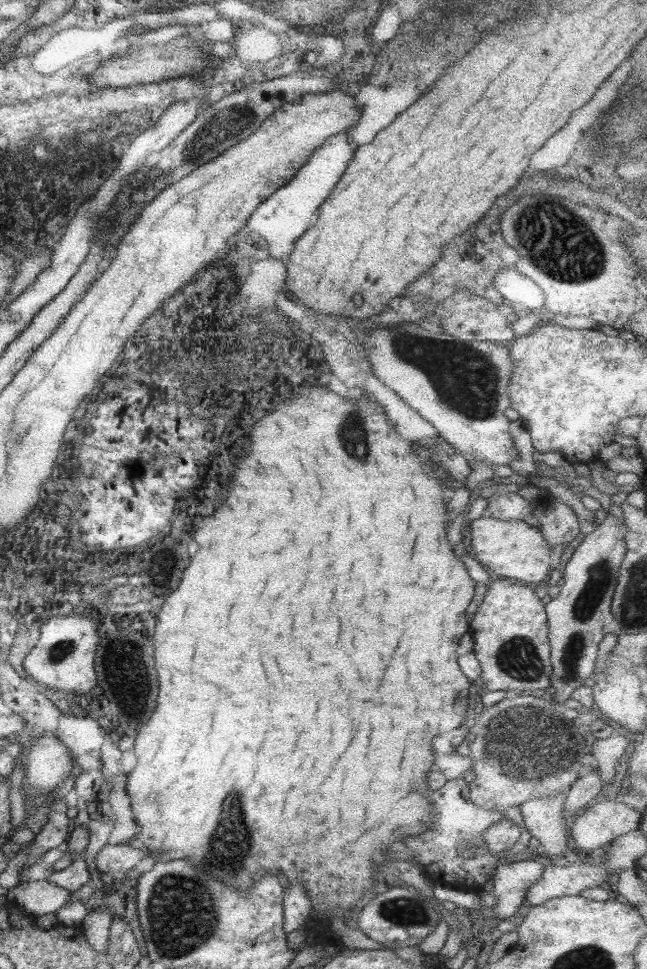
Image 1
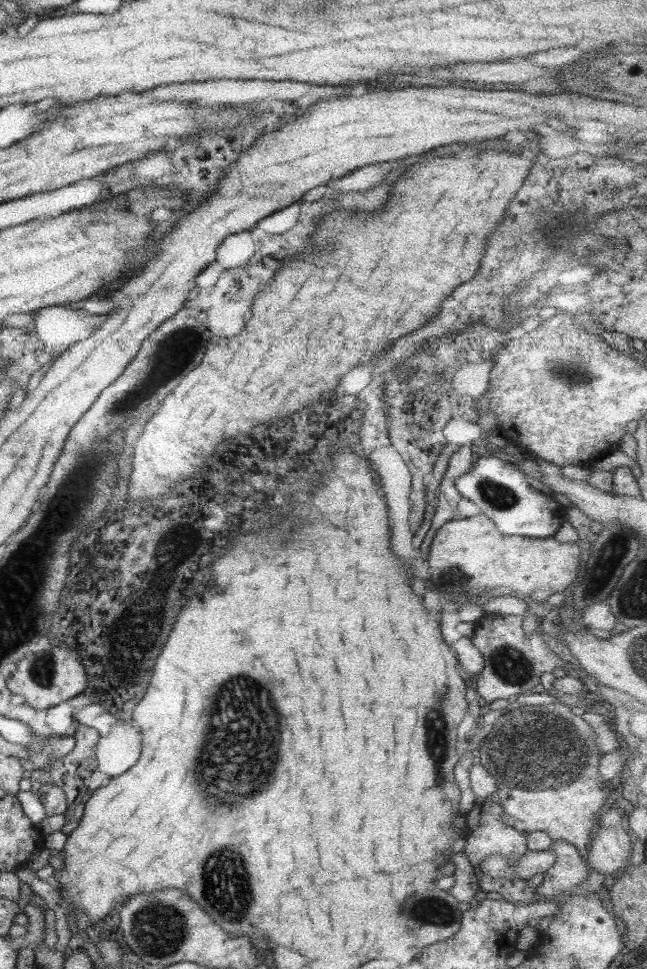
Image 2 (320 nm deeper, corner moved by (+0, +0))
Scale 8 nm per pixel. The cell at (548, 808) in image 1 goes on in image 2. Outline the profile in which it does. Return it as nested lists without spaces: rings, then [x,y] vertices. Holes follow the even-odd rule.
[[[563,840],[552,842],[549,850],[555,854],[555,861],[542,873],[543,882],[536,887],[536,897],[562,899],[576,893],[579,883],[588,876],[588,868],[583,864],[580,854]]]

